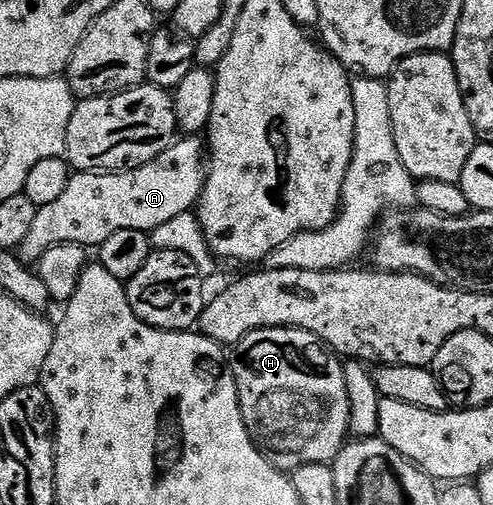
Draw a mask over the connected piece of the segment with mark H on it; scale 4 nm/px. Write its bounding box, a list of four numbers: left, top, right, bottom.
[232,327,349,473]

